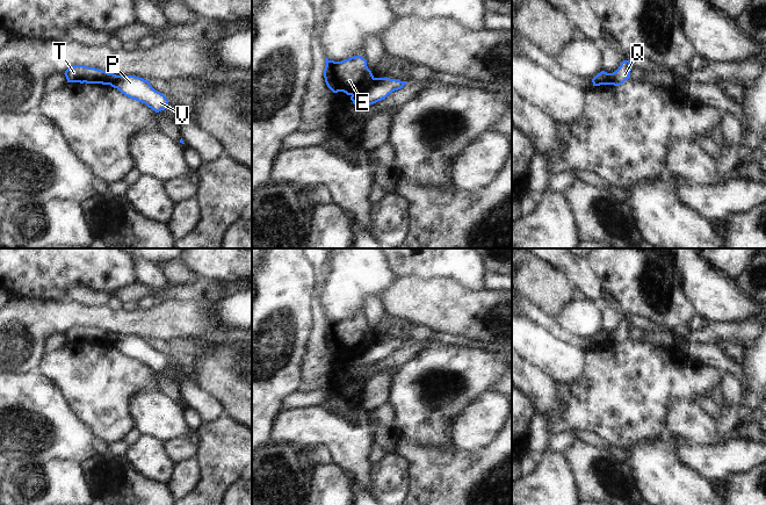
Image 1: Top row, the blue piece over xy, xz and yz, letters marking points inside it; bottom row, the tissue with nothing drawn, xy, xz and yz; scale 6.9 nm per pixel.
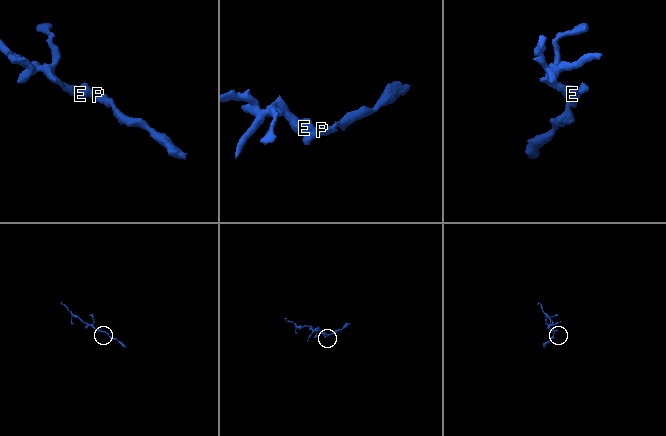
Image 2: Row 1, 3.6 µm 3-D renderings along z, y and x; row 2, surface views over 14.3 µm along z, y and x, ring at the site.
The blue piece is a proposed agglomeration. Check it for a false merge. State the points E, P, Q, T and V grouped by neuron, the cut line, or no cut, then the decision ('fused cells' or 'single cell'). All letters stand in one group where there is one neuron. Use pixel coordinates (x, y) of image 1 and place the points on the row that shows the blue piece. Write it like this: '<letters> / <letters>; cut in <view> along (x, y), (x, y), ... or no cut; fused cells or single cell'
E T / P Q V; cut in xz along (374, 78), (363, 89), (352, 95); fused cells

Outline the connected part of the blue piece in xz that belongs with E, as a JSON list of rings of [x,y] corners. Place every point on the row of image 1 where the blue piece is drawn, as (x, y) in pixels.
[[[361,56],[341,62],[328,60],[325,57],[325,63],[325,82],[333,93],[344,92],[347,95],[357,95],[374,80],[367,60]]]

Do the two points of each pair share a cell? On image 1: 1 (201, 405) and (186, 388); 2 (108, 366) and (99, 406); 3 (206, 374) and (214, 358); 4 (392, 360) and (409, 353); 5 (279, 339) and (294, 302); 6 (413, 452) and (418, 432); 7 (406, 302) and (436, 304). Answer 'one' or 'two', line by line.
1: one
2: one
3: one
4: one
5: one
6: two
7: one

